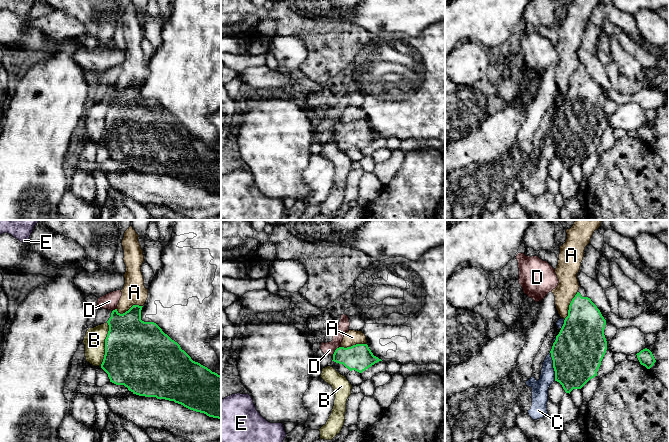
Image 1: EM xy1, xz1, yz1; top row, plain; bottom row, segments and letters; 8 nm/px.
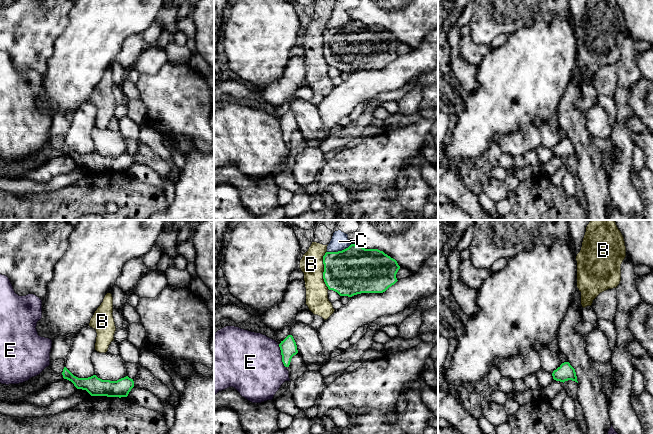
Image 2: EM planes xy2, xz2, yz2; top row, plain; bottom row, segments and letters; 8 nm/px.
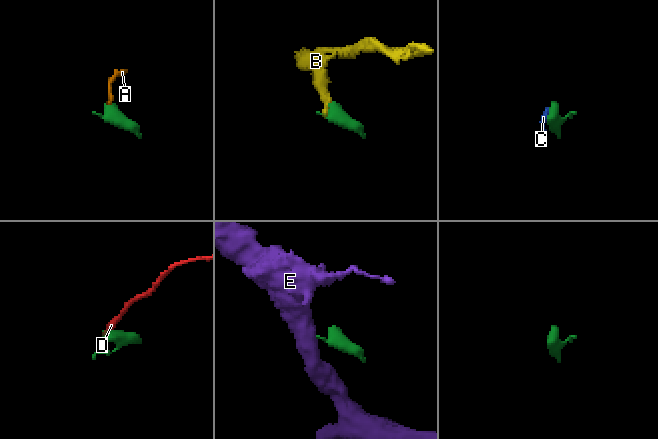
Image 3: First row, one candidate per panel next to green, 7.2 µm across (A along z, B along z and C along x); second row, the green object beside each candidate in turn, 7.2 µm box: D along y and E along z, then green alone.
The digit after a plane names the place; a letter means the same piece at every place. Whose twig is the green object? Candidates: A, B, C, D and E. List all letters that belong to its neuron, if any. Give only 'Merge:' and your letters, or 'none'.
Merge: none

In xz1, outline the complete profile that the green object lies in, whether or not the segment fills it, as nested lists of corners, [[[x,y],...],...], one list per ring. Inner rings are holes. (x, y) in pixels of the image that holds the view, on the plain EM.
[[[356,120],[347,124],[337,124],[331,143],[346,152],[352,146],[362,149],[379,137],[382,136],[373,131],[367,120]]]

